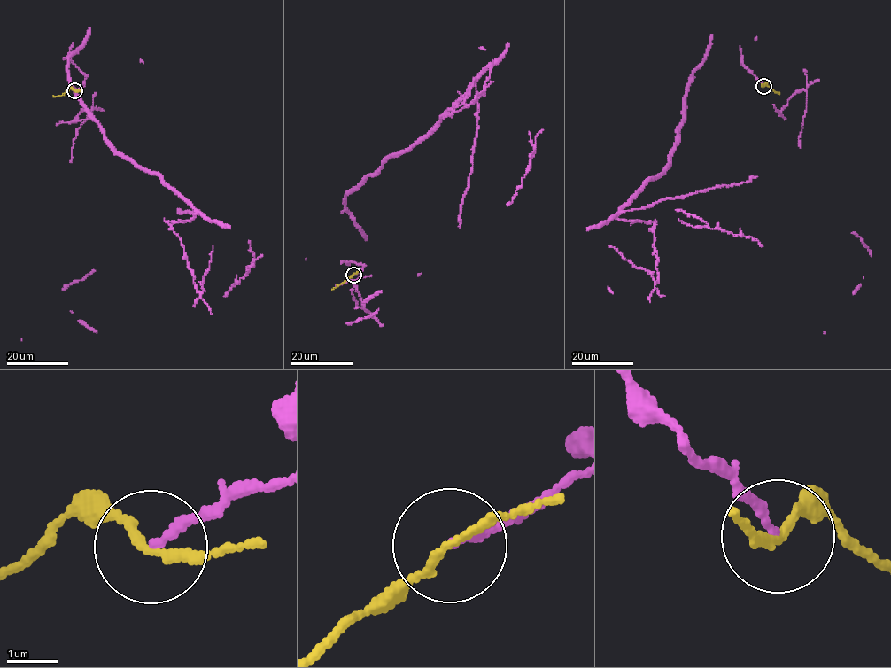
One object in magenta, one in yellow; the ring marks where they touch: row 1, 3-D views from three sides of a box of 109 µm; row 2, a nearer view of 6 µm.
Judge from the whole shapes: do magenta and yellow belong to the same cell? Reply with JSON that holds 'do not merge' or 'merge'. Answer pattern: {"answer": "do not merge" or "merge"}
{"answer": "do not merge"}

